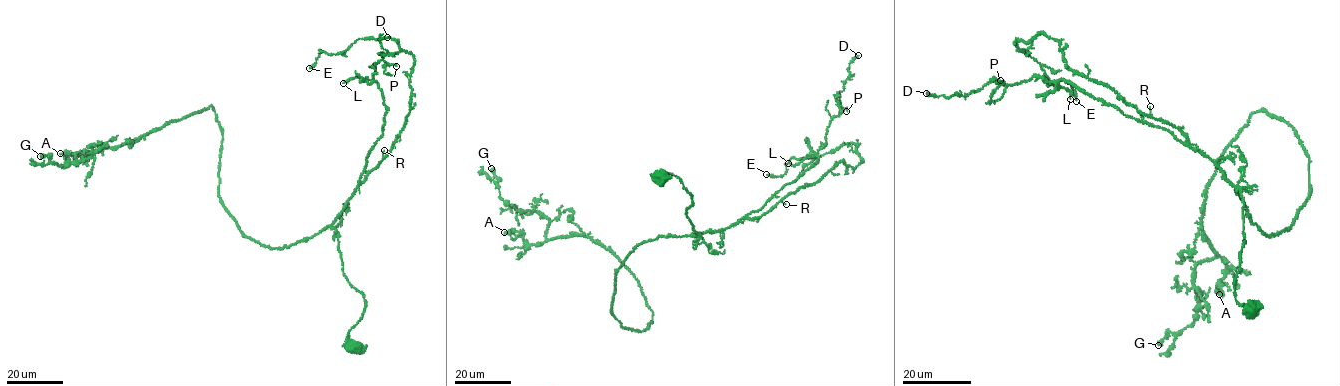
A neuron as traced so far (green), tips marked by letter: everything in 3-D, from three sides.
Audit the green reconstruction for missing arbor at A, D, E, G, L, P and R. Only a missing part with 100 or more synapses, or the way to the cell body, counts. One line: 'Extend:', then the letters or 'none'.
Extend: none

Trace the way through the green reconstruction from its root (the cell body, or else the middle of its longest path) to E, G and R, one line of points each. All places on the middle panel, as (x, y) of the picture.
E: (661, 176), (692, 197), (686, 214), (701, 236), (862, 160), (845, 143), (766, 174)
G: (661, 176), (701, 236), (623, 262), (612, 313), (638, 332), (634, 274), (590, 237), (546, 238), (491, 168)
R: (661, 176), (665, 172), (676, 176), (692, 197), (686, 214), (701, 236), (762, 215), (781, 201), (786, 204)

